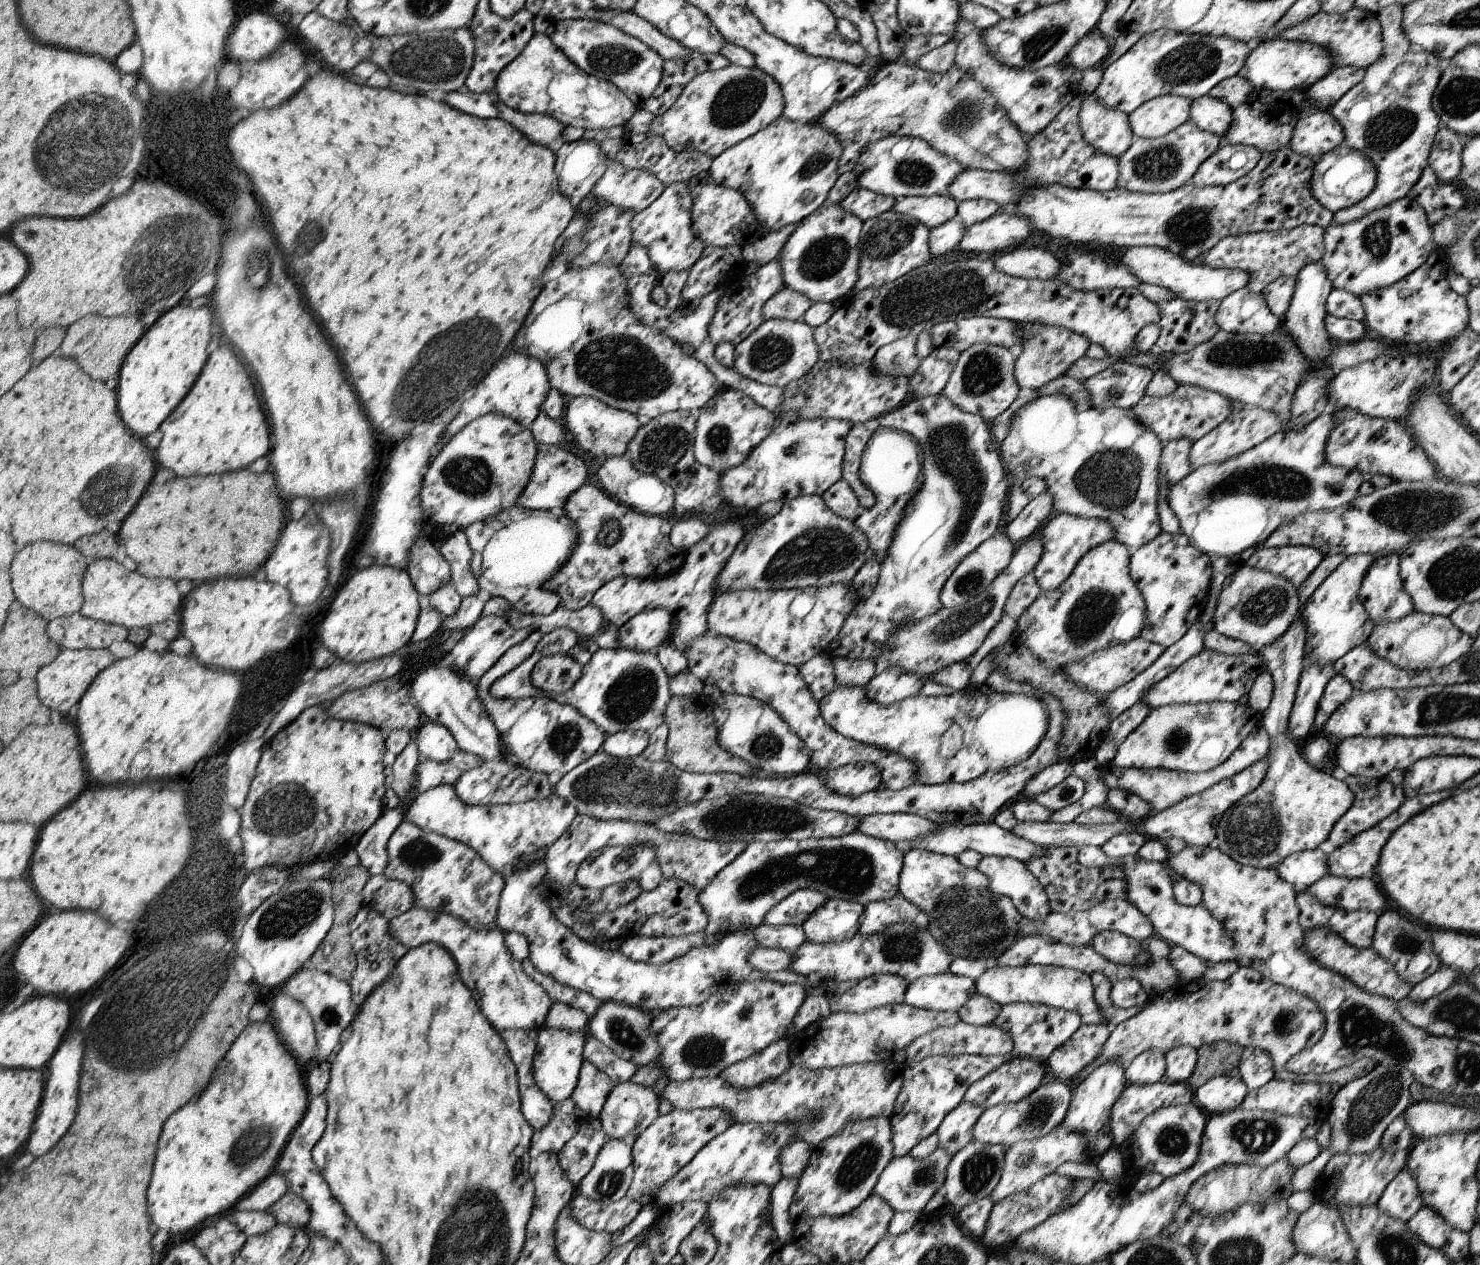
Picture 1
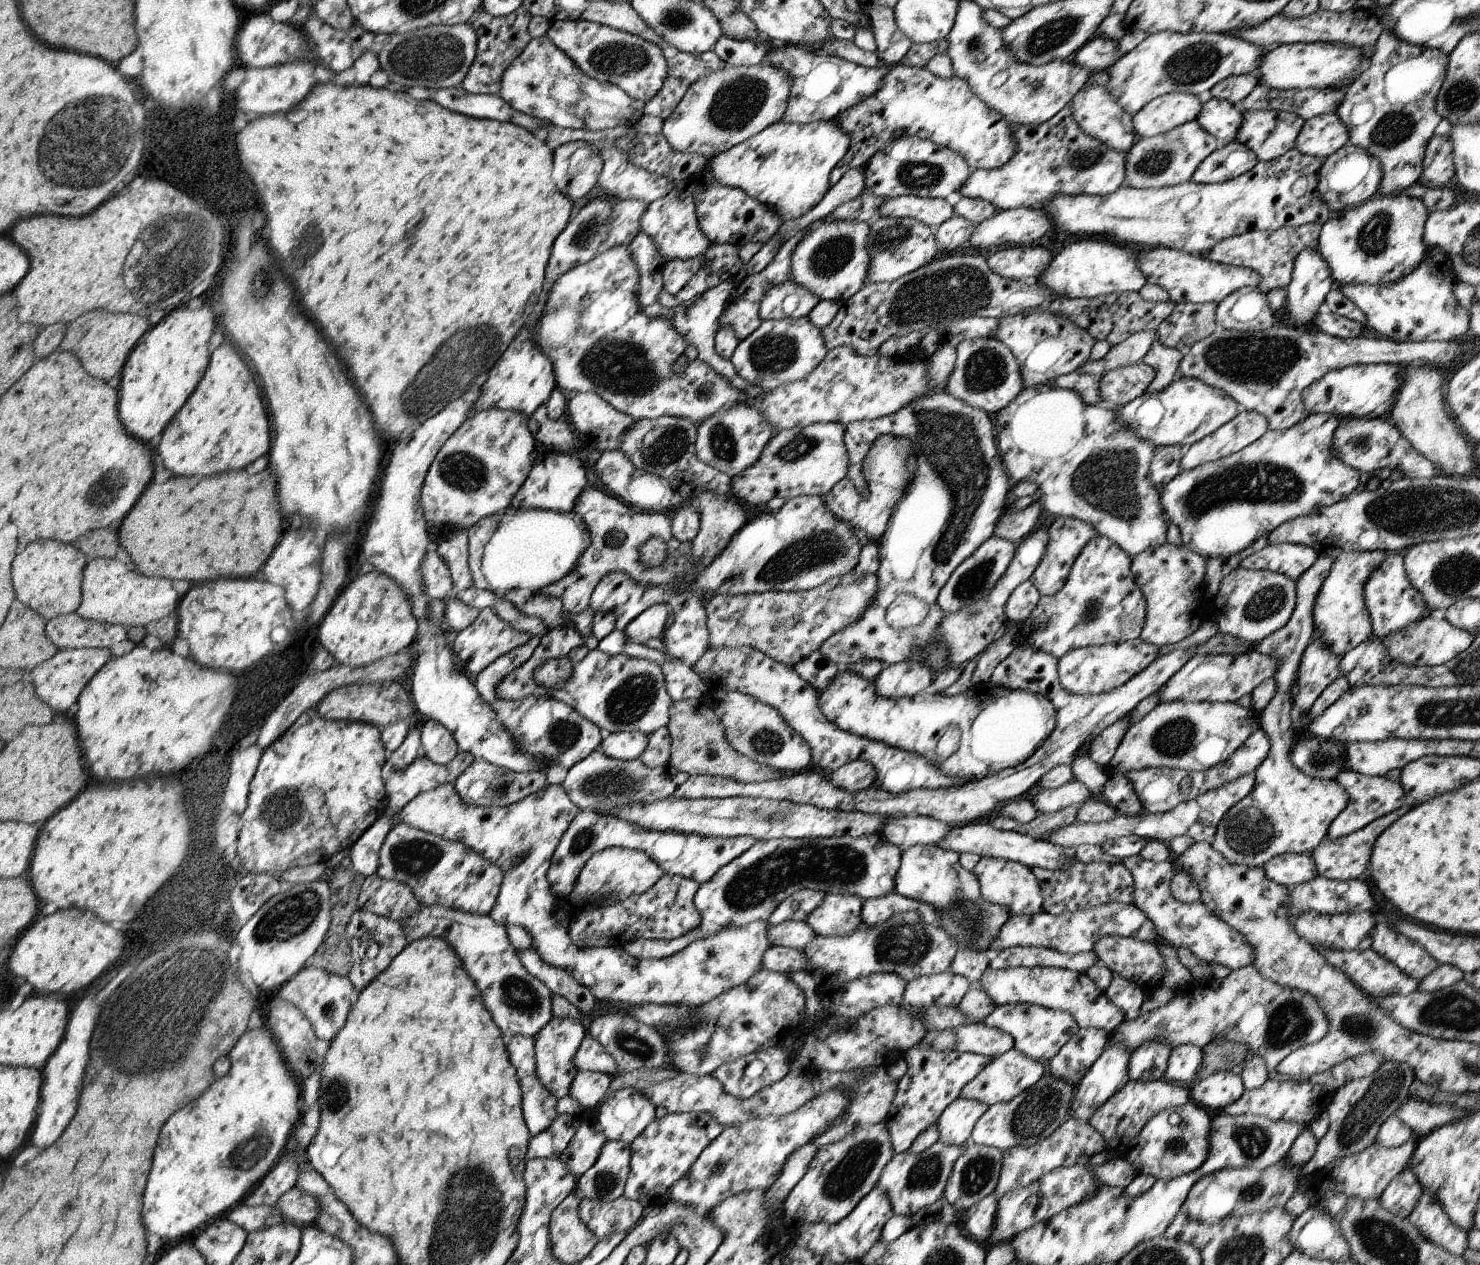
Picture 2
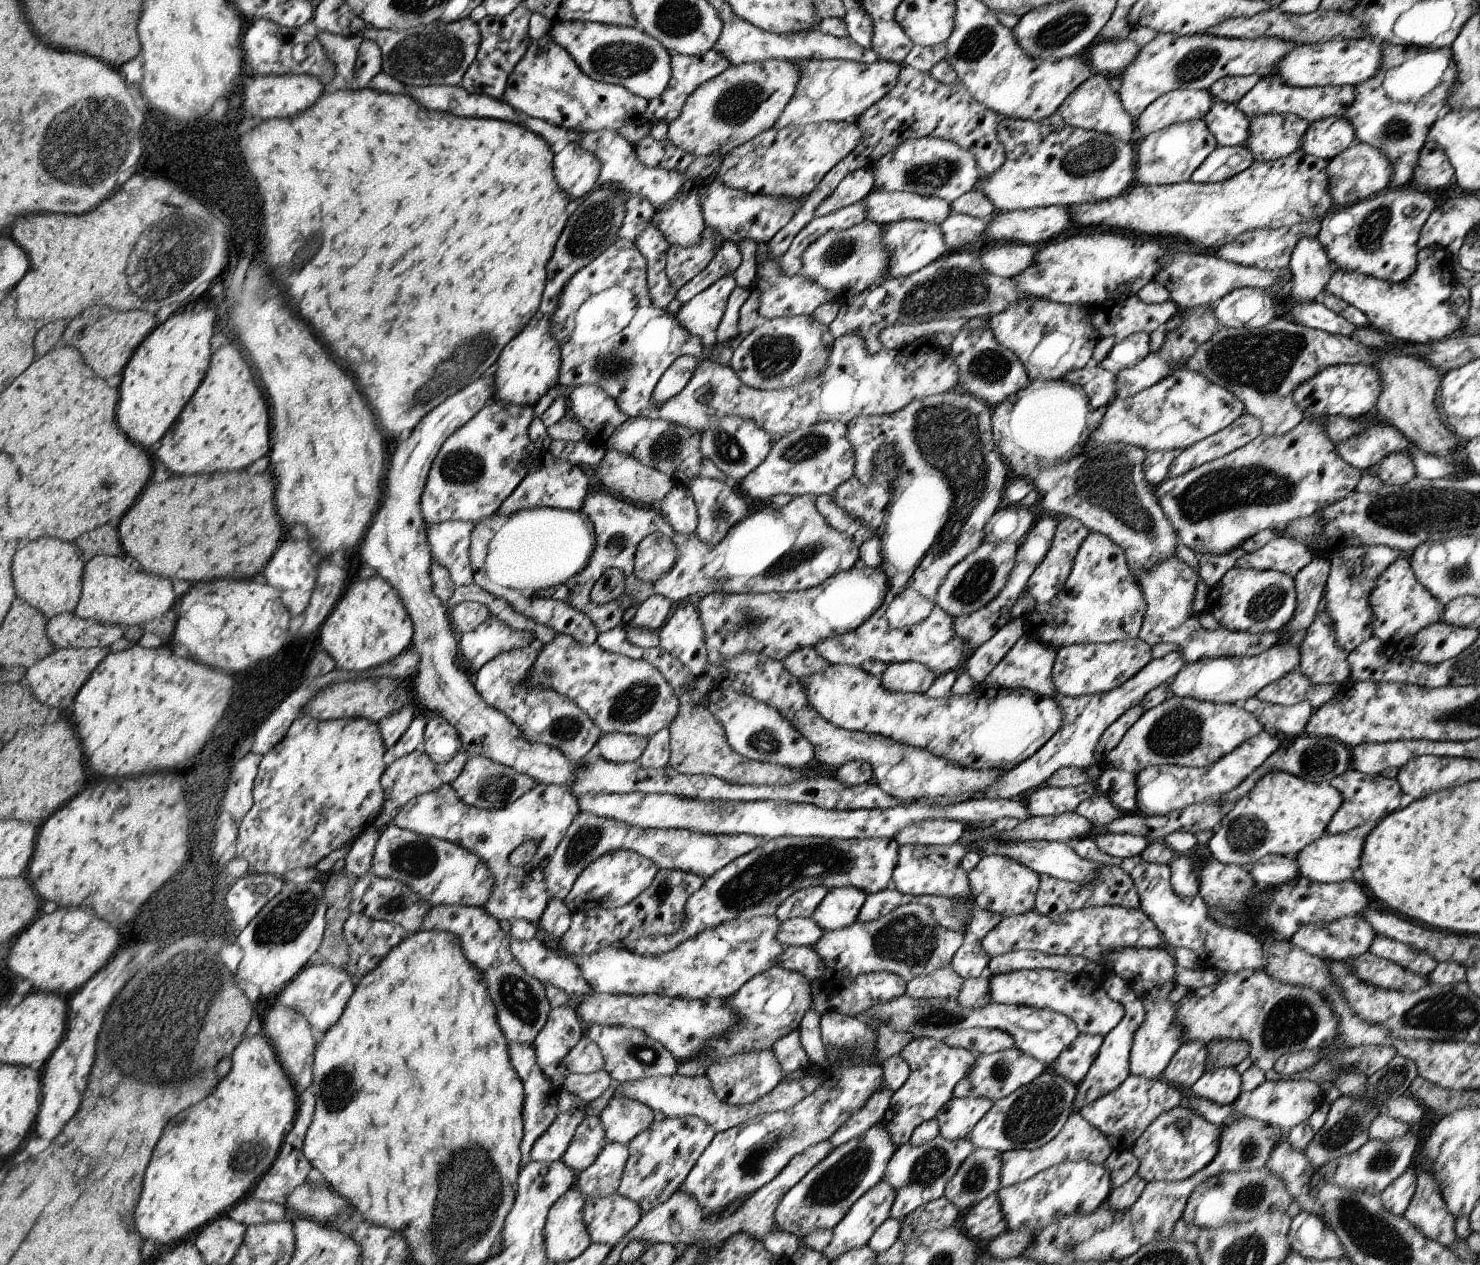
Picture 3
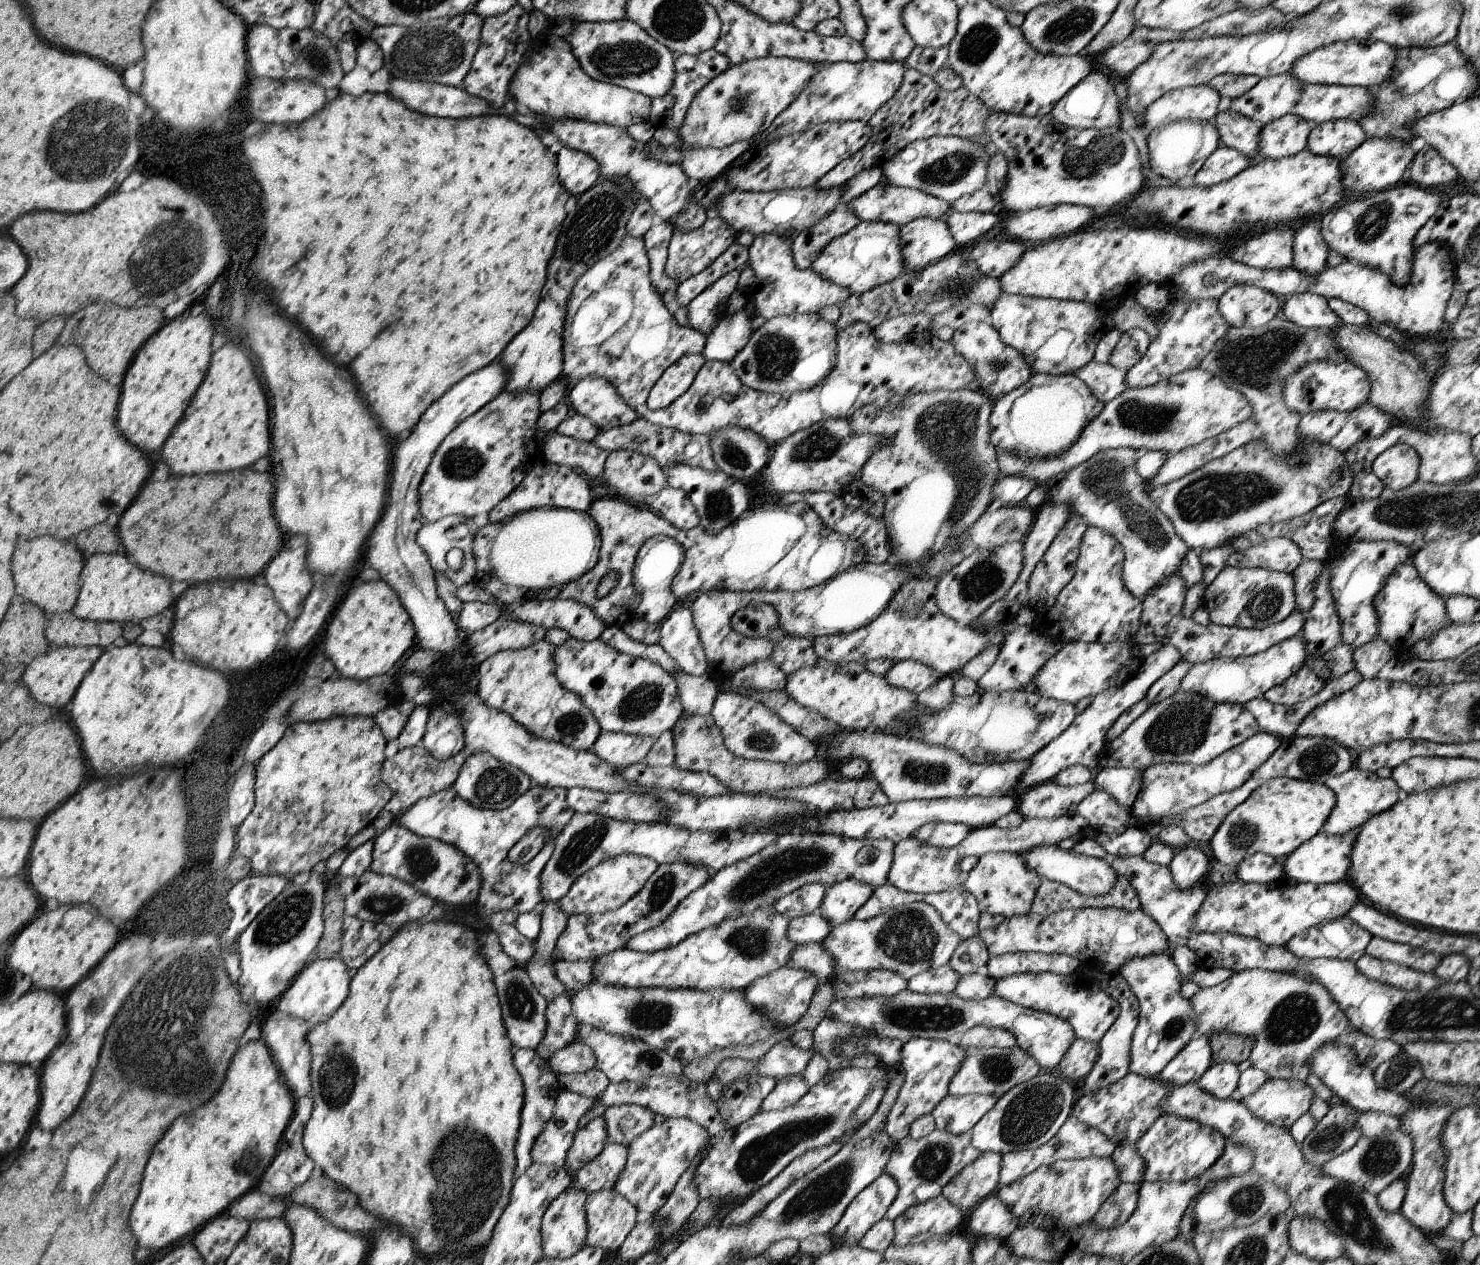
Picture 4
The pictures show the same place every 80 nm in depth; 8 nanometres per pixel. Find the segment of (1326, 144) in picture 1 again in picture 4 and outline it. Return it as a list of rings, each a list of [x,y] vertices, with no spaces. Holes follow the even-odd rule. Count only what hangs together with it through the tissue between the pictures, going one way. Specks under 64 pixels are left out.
[[[1339,119],[1317,125],[1310,132],[1307,149],[1311,154],[1344,160],[1366,140],[1366,130],[1360,126],[1359,121]]]

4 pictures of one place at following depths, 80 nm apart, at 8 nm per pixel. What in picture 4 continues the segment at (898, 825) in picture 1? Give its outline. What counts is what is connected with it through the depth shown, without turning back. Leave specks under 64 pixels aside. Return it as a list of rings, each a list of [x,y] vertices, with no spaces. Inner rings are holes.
[[[961,823],[924,824],[911,836],[930,846],[952,848],[958,846],[971,833],[972,828]]]

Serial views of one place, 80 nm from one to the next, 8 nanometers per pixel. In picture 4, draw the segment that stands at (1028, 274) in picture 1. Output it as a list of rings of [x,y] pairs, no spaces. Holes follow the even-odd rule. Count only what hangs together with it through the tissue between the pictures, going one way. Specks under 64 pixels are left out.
[[[986,239],[974,246],[970,256],[982,275],[998,278],[1002,272],[1008,272],[1018,258],[1022,258],[1020,254],[1027,248],[1027,243],[1016,239],[1005,242]]]

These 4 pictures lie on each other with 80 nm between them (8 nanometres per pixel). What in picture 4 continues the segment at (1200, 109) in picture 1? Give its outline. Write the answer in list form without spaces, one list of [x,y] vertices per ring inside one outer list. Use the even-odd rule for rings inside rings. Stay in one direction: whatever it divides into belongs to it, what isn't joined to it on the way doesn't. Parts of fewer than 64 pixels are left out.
[[[1230,110],[1218,111],[1212,121],[1218,128],[1221,145],[1244,154],[1248,158],[1248,166],[1259,161],[1261,157],[1258,144],[1260,144],[1260,132],[1264,125],[1253,122],[1242,114],[1234,114]]]

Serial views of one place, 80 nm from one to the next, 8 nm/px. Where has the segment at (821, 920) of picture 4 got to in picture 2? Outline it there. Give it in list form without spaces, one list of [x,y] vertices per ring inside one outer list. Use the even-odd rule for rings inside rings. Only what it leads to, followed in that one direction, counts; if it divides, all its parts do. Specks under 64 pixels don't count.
[[[786,921],[770,926],[769,942],[772,946],[804,950],[816,935],[806,921]]]

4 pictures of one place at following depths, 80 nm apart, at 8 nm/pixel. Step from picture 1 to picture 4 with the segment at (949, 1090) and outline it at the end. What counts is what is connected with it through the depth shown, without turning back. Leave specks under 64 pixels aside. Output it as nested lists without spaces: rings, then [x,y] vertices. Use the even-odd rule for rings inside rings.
[[[915,1037],[904,1043],[901,1050],[900,1066],[904,1070],[904,1085],[886,1118],[885,1132],[897,1144],[909,1135],[912,1125],[924,1114],[932,1114],[937,1106],[949,1096],[949,1086],[961,1070],[966,1051],[960,1045],[952,1045],[944,1040]]]

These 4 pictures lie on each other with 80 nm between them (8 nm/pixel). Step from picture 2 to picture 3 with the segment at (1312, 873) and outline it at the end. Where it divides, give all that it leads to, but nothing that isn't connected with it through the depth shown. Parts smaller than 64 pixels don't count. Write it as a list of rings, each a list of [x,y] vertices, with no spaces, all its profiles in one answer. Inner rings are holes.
[[[1268,854],[1260,858],[1252,868],[1248,868],[1248,872],[1260,888],[1276,887],[1300,878],[1296,859],[1278,854]]]

